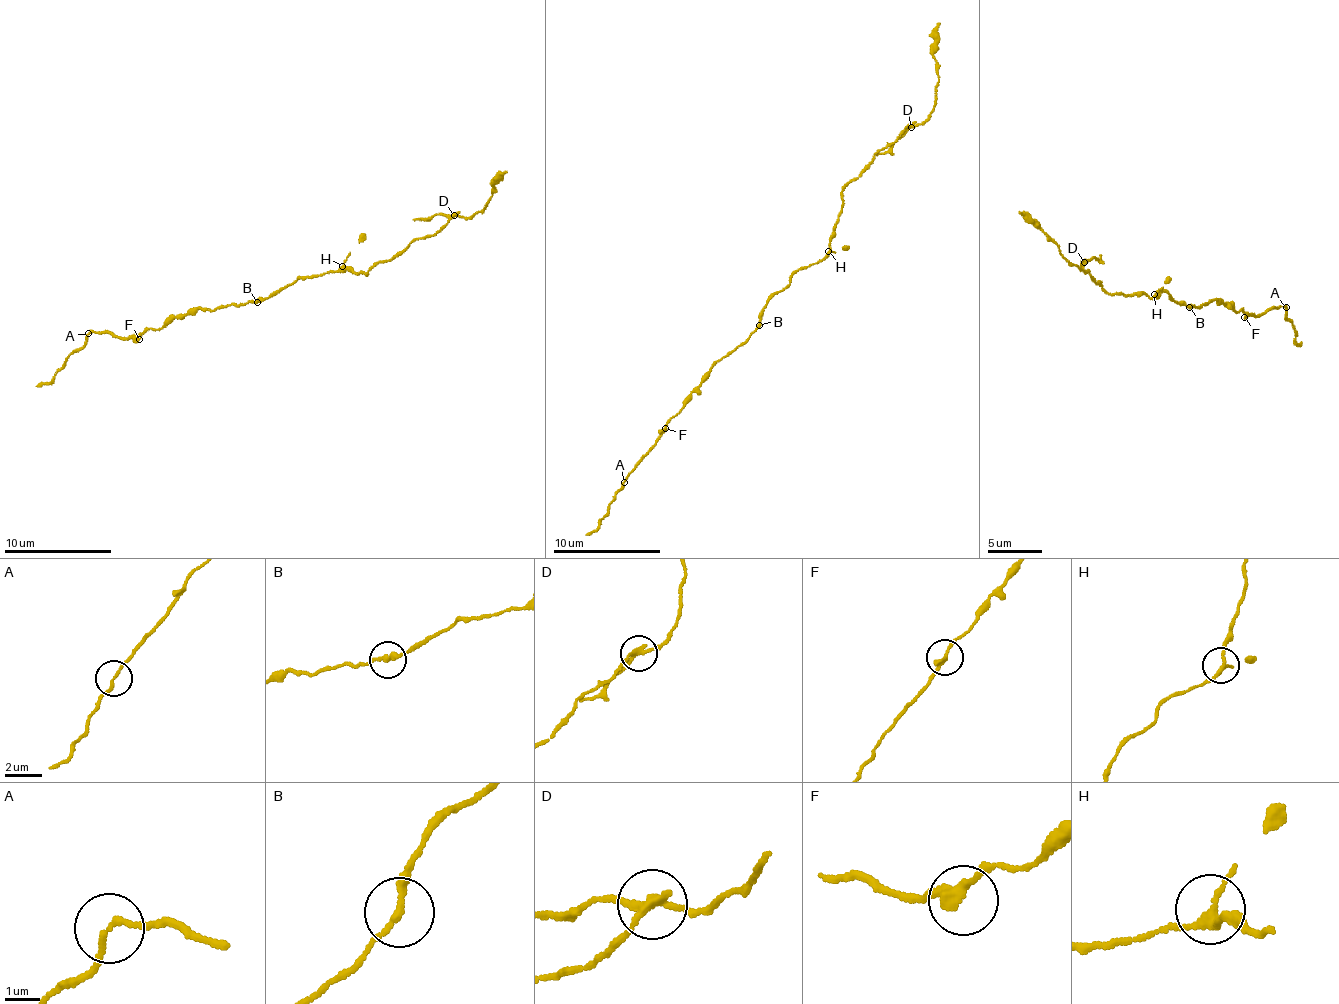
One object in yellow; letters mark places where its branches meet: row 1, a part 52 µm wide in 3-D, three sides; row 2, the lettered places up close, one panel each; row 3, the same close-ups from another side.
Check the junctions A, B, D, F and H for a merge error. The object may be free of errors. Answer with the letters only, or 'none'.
D

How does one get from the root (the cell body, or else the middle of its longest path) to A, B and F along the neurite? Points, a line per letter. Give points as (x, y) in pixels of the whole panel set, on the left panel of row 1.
A: (294, 281), (248, 304), (234, 304), (211, 310), (202, 307), (160, 328), (126, 338), (105, 331), (89, 333)
B: (294, 281), (257, 301)
F: (294, 281), (248, 304), (193, 310), (160, 328), (151, 329), (139, 339)

